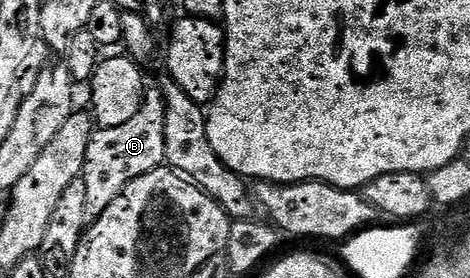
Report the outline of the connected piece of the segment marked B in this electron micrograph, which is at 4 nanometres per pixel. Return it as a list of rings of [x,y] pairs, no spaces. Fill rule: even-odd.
[[[149,87],[145,90],[145,98],[141,100],[139,111],[135,111],[129,122],[119,127],[97,129],[89,136],[87,155],[83,159],[83,171],[79,178],[87,187],[86,218],[101,217],[127,183],[165,165],[164,118],[165,94],[160,88]]]

